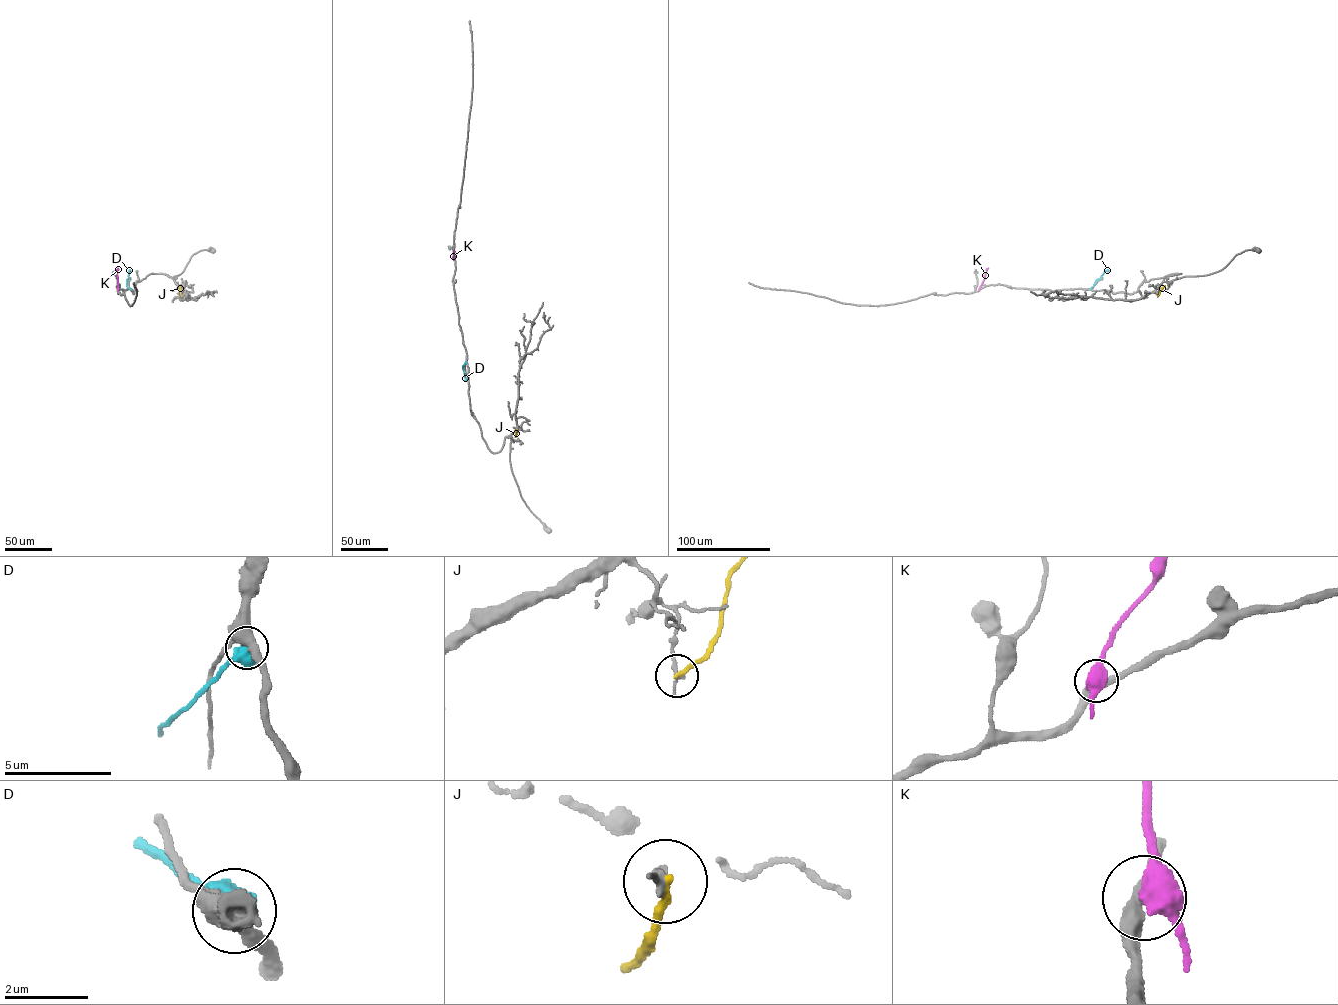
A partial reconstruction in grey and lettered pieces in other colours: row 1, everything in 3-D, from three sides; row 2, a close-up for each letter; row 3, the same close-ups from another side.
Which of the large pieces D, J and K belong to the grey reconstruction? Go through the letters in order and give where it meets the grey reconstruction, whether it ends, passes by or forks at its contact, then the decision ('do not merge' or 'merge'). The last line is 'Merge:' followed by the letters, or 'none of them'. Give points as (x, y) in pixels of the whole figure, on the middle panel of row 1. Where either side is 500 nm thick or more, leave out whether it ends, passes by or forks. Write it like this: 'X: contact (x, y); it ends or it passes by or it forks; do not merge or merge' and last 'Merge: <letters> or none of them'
D: contact (466, 362); do not merge
J: contact (517, 429); it ends; do not merge
K: contact (453, 251); do not merge
Merge: none of them

